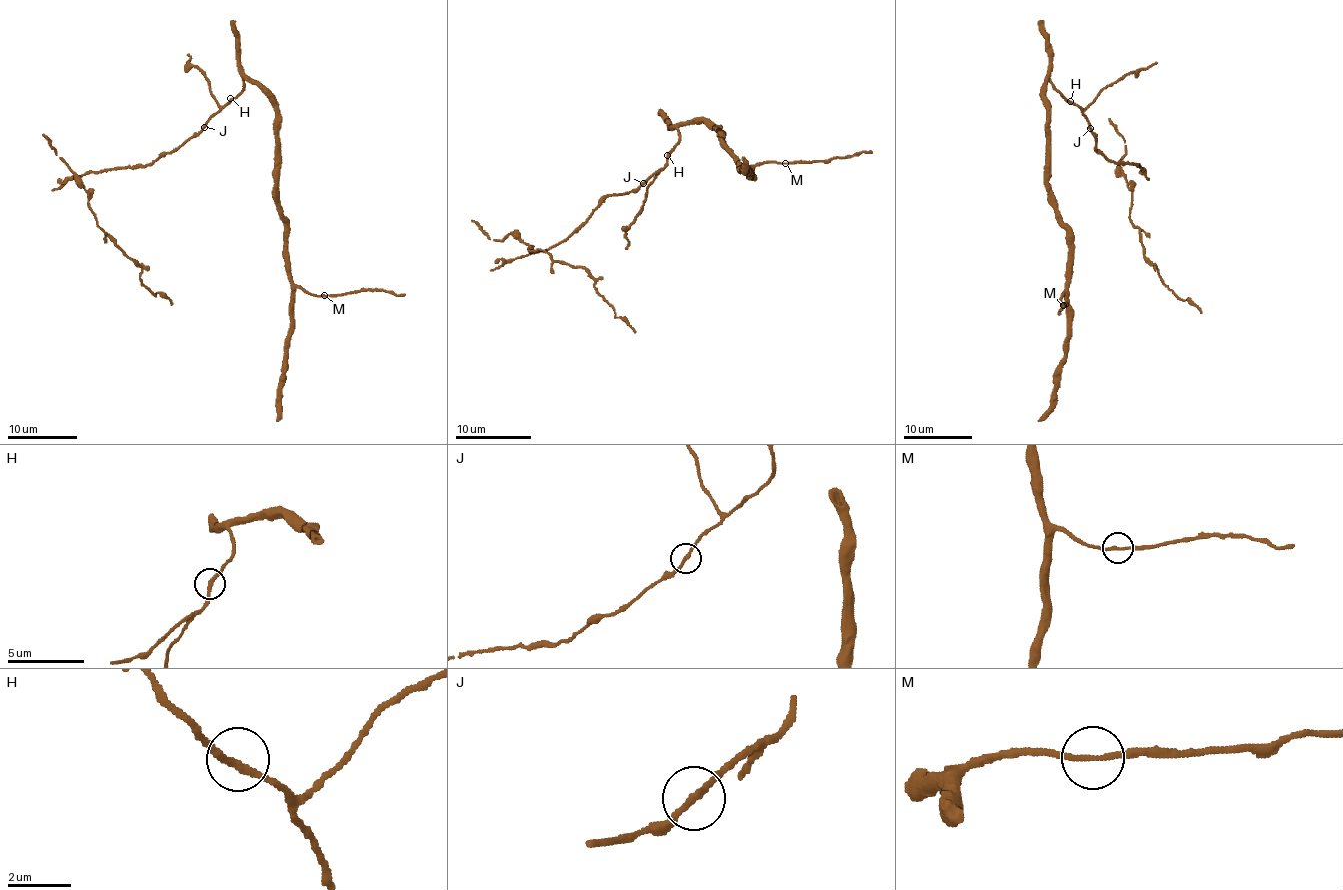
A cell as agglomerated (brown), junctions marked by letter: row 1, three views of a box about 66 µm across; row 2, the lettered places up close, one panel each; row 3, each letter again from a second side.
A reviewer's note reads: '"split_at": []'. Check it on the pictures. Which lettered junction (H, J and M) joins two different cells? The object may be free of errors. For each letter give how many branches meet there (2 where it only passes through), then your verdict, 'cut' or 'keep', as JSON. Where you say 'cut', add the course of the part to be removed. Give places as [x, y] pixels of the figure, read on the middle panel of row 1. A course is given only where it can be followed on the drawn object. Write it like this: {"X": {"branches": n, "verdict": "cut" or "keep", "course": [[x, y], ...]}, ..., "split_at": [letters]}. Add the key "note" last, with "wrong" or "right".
{"H": {"branches": 2, "verdict": "keep"}, "J": {"branches": 2, "verdict": "keep"}, "M": {"branches": 2, "verdict": "keep"}, "split_at": [], "note": "right"}

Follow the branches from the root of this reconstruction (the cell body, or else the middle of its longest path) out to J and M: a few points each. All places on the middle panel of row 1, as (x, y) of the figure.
J: (668, 155), (662, 167), (644, 184)
M: (668, 155), (678, 142), (677, 128), (693, 120), (713, 125), (743, 172), (762, 162), (785, 163)

